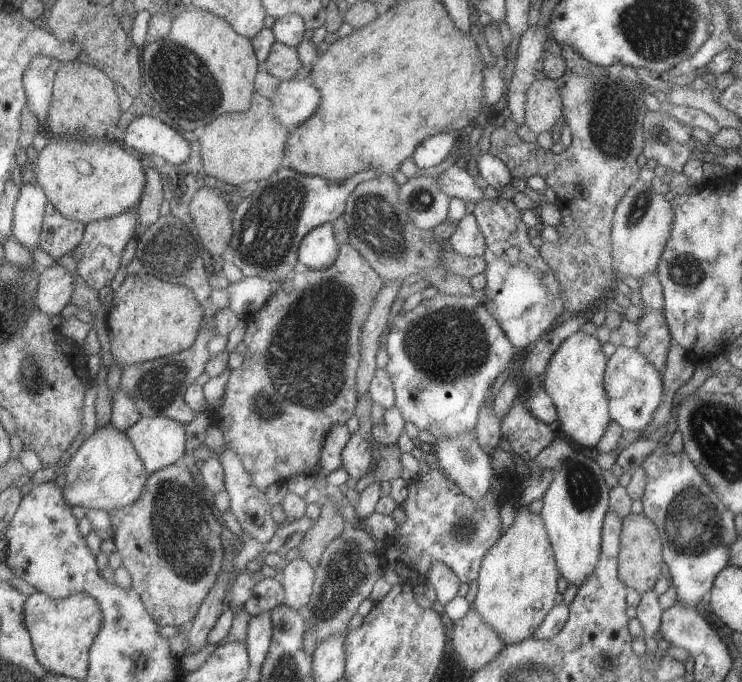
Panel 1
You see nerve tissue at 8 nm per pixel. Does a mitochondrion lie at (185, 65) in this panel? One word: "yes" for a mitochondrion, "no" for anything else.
yes

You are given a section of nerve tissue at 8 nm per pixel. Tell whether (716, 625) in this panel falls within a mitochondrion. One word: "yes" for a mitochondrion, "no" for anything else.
no

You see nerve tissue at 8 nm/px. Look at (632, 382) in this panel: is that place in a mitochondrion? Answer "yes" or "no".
yes

